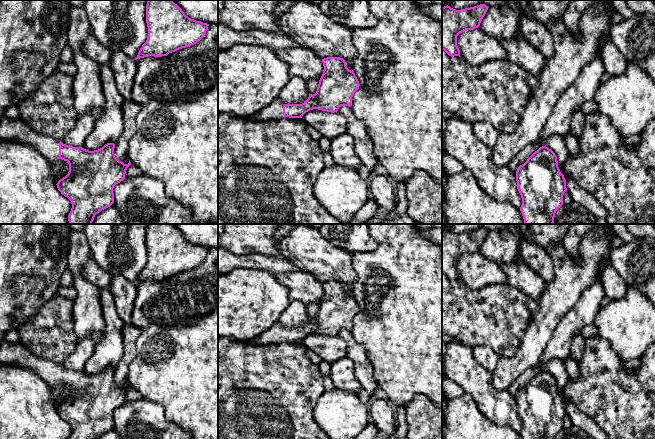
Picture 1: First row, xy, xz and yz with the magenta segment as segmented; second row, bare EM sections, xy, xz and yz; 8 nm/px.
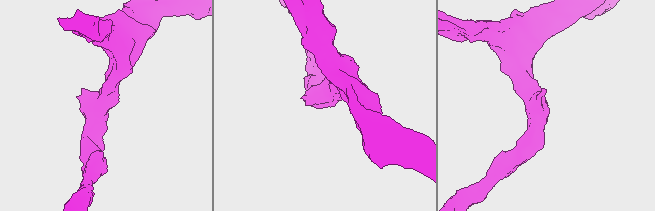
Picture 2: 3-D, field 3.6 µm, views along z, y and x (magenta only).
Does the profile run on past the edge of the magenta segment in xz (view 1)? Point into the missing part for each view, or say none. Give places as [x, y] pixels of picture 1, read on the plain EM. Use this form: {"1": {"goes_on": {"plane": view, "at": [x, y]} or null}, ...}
{"1": {"goes_on": {"plane": "xz", "at": [274, 334]}}}

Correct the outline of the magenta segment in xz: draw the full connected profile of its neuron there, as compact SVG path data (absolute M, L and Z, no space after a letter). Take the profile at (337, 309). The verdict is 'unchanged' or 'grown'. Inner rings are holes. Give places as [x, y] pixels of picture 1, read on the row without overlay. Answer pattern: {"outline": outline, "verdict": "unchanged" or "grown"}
{"outline": "M340 281L322 283L323 298L317 315L310 318L302 328L284 328L279 322L250 341L253 345L269 345L283 341L302 342L313 333L337 336L341 330L352 330L352 321L359 313L359 305L354 295L349 294L346 286Z", "verdict": "grown"}

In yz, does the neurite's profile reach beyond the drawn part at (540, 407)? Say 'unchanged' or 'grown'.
unchanged

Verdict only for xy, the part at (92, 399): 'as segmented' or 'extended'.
extended

